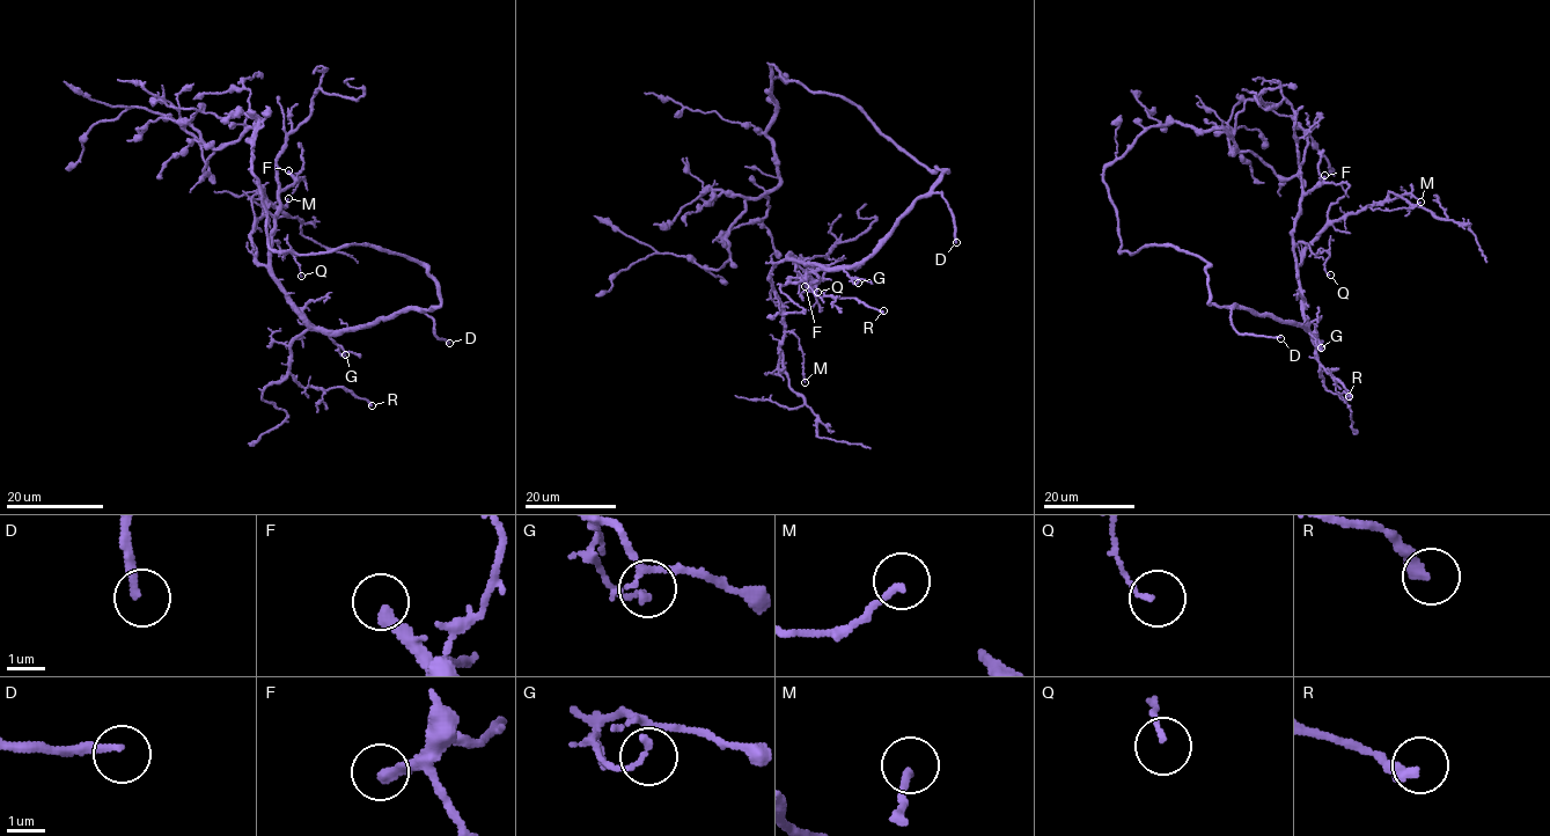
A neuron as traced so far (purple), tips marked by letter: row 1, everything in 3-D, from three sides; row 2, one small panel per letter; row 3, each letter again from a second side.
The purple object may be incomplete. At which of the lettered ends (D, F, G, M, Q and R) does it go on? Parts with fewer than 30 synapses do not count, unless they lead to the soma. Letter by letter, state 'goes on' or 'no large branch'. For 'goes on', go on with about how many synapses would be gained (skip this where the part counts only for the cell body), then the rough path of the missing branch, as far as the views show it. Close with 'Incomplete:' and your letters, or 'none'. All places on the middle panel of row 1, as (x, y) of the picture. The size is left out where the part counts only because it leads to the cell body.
D: goes on; missing branch runs (956, 242), (994, 339), (1012, 445), (1019, 459), (1019, 475), (1011, 489), (1027, 501)
F: goes on; about 40 synapses; missing branch runs (805, 286), (793, 286), (785, 298), (795, 315), (800, 350)
G: no large branch
M: no large branch
Q: no large branch
R: no large branch
Incomplete: D, F

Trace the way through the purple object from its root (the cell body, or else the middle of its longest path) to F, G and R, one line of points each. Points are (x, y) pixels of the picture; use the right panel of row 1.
F: (1161, 246), (1173, 246), (1207, 263), (1209, 302), (1247, 307), (1305, 327), (1293, 224), (1299, 202), (1324, 175)
G: (1161, 246), (1173, 246), (1207, 263), (1209, 302), (1247, 307), (1257, 314), (1291, 321), (1302, 327), (1321, 347)
R: (1161, 246), (1173, 246), (1207, 263), (1209, 302), (1247, 307), (1257, 314), (1308, 325), (1317, 361), (1349, 396)

